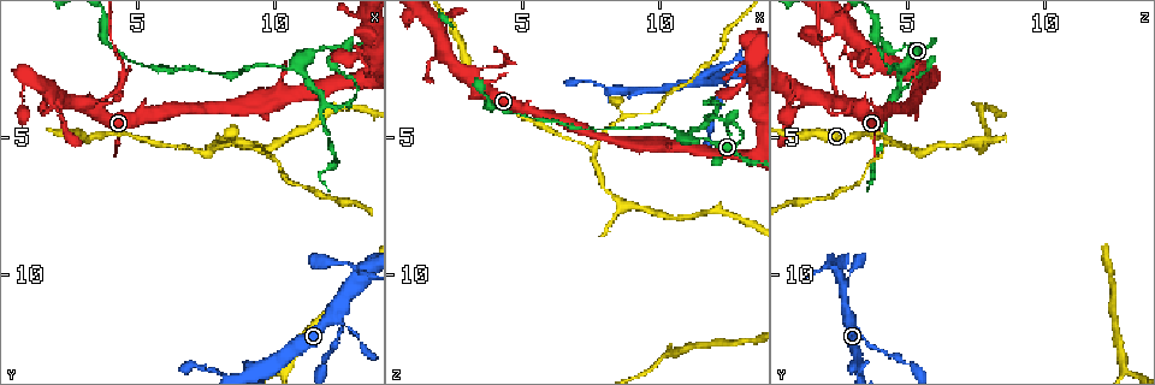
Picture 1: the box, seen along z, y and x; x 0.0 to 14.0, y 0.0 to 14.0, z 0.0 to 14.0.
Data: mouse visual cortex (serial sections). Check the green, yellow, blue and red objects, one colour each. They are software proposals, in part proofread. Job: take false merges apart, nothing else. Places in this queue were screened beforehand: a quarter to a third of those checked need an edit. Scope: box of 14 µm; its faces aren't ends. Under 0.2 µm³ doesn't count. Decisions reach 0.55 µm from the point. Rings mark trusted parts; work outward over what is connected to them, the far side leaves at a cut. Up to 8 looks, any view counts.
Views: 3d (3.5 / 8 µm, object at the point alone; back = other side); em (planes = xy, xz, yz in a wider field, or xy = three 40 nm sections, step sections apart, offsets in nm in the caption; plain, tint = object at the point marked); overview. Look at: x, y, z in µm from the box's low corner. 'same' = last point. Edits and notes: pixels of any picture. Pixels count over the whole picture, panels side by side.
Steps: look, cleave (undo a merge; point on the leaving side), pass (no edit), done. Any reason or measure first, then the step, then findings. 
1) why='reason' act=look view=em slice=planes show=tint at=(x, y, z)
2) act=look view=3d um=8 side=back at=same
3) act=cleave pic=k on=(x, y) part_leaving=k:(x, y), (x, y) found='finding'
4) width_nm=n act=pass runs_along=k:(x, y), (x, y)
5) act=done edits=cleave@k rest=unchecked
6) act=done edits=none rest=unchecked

why='small branch off a trunk' act=look view=3d um=3.5 side=back at=(3.4, 3.7, 2.7)

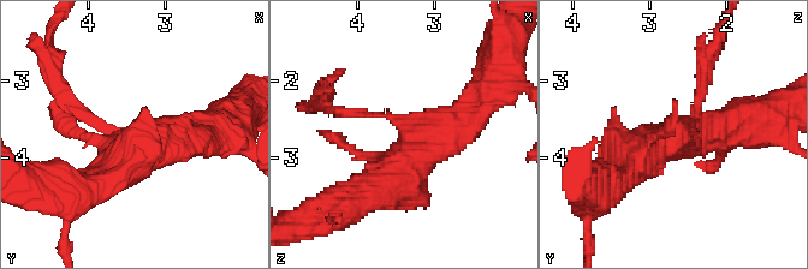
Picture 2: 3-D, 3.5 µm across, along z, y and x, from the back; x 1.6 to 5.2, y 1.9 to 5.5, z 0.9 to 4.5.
why='shape alone is not enough' act=look view=em slice=xy step=3 show=tint at=(3.30, 3.70, 2.65)

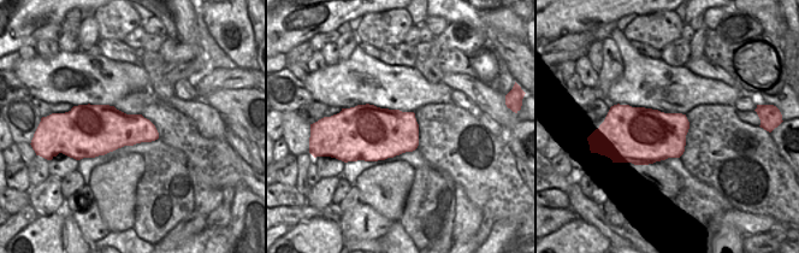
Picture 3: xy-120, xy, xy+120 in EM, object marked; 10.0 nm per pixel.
width_nm=550 act=cleave pic=2 on=(349, 113) part_leaving=2:(382, 115), (342, 113), (316, 97) found='two cells meet here'

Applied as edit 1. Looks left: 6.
act=look view=overview

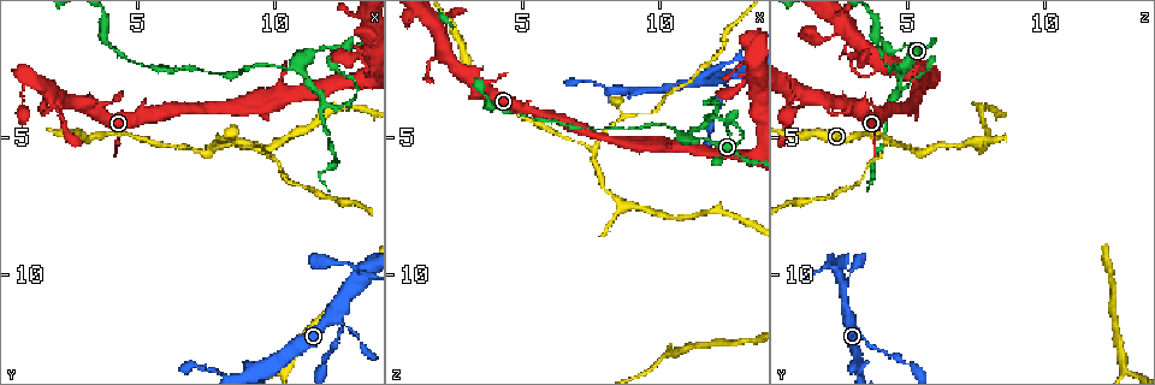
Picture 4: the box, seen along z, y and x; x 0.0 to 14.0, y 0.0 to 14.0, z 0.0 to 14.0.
why='three arms meet' act=look view=3d um=3.5 at=(10.9, 2.4, 5.0)

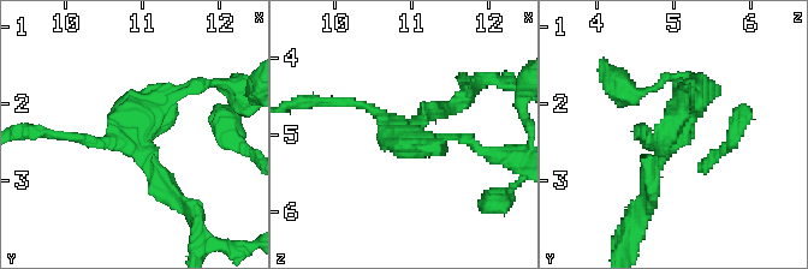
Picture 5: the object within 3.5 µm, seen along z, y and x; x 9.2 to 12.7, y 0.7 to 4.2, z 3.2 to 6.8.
arms=3 arm_widths_nm=100,150,200 why='shape alone is not enough' act=look view=em slice=xy step=5 show=tint at=(10.95, 2.35, 5.00)

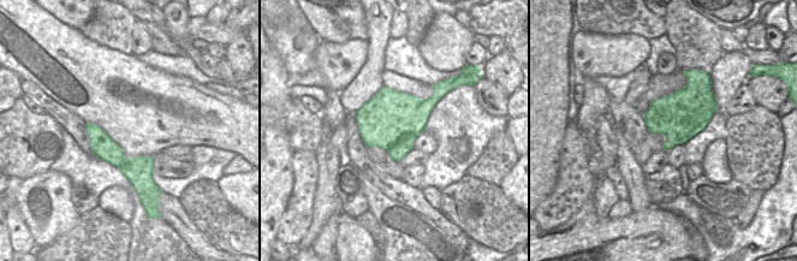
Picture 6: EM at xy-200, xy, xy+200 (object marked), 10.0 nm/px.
width_nm=600 act=cleave pic=5 on=(160, 186) border=6:(414, 138), (397, 141), (388, 152) found='two cells meet here'

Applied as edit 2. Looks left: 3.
why='redraw' act=look view=overview

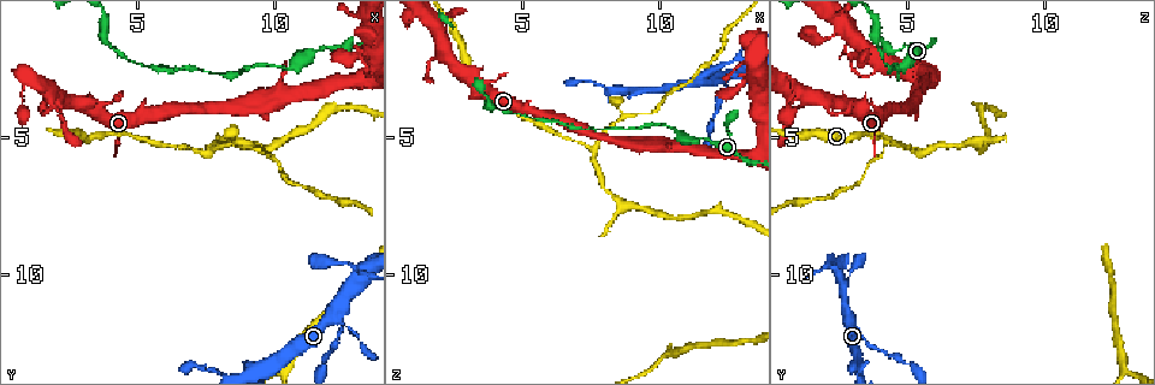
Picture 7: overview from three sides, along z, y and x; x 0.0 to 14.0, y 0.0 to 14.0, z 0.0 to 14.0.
why='sharp bend' act=look view=3d um=8 at=(7.7, 5.6, 5.4)

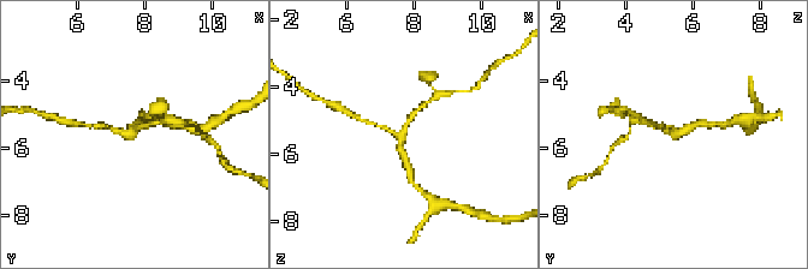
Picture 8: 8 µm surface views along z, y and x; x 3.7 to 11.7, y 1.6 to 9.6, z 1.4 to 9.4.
arms=3 arm_widths_nm=150,200,250 act=look view=em slice=planes show=tint at=(7.6, 5.5, 5.5)

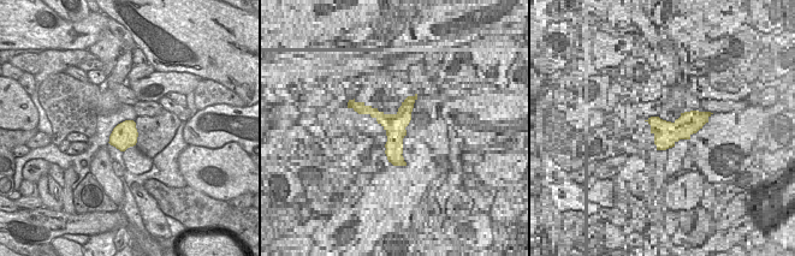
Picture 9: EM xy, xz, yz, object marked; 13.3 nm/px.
act=pass runs_along=8:(369, 123), (400, 136), (409, 167) found='all the same cell'

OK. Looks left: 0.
act=done edits=cleave@2,cleave@5 rest=unchecked

